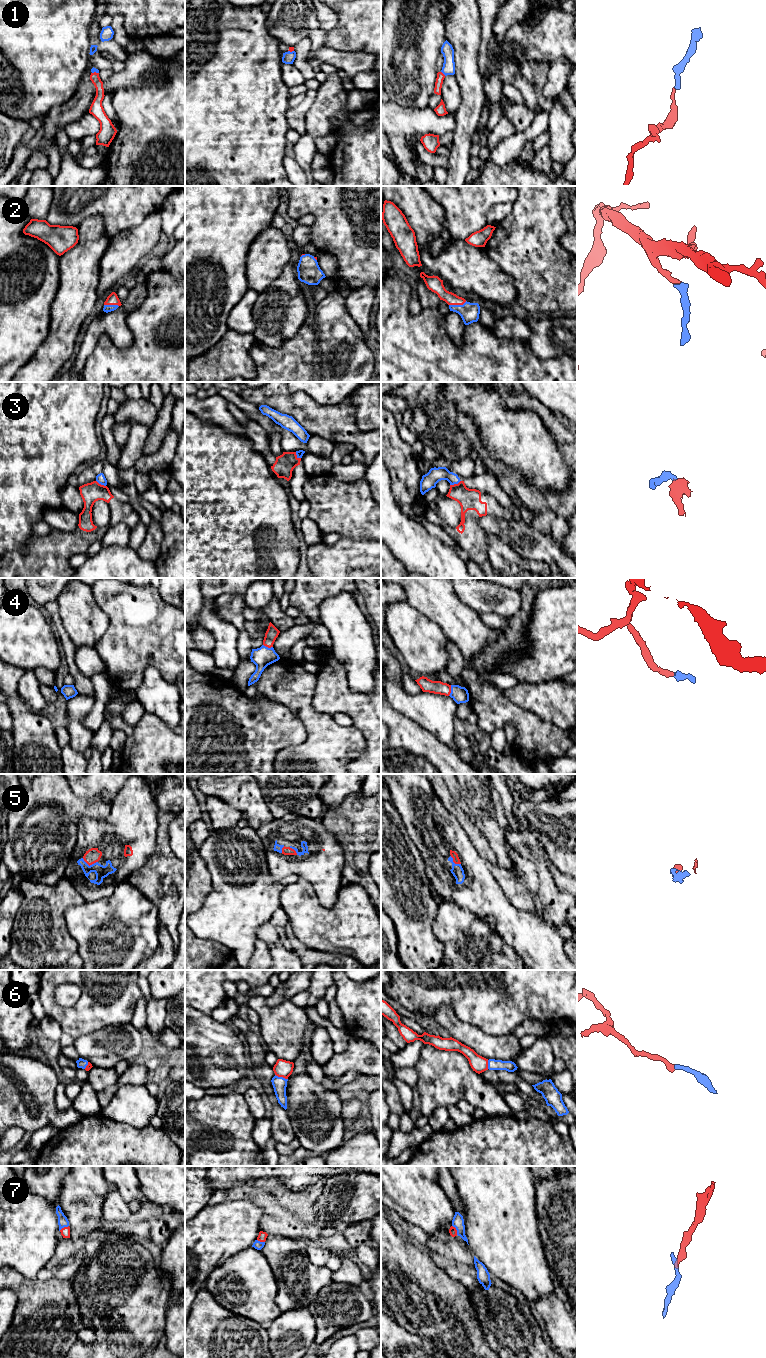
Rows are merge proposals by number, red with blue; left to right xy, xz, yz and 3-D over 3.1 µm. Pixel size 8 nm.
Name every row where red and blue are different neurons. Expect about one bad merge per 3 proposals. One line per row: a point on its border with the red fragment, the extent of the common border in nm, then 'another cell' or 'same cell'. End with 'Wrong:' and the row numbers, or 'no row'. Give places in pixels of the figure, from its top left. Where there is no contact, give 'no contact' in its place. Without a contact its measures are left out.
1: contact yz (442, 73); length 50 nm; same cell
2: contact yz (457, 304); length 150 nm; same cell
3: contact yz (455, 484); length 100 nm; another cell
4: contact yz (450, 690); length 90 nm; same cell
5: contact xy (90, 864); length 130 nm; same cell
6: contact xz (281, 1076); length 110 nm; same cell
7: contact yz (456, 1230); length 90 nm; same cell
Wrong: 3

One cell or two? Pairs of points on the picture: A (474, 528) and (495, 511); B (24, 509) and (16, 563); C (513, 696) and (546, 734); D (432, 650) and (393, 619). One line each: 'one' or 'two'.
A: one
B: two
C: two
D: one

